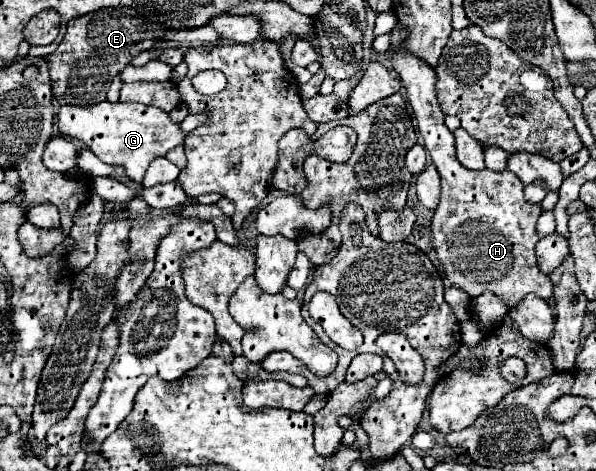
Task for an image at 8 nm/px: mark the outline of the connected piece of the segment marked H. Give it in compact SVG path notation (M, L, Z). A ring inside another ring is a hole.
M399 55L391 65L407 89L407 99L415 111L423 143L441 175L441 201L431 221L431 243L447 279L469 297L479 297L485 291L495 293L509 311L529 293L549 301L553 297L553 283L541 273L535 257L541 203L529 203L523 197L523 183L515 173L507 169L471 171L457 161L453 133L447 129L445 113L437 105L435 69L419 63L419 59L407 59L407 55ZM465 223L489 227L461 227Z

